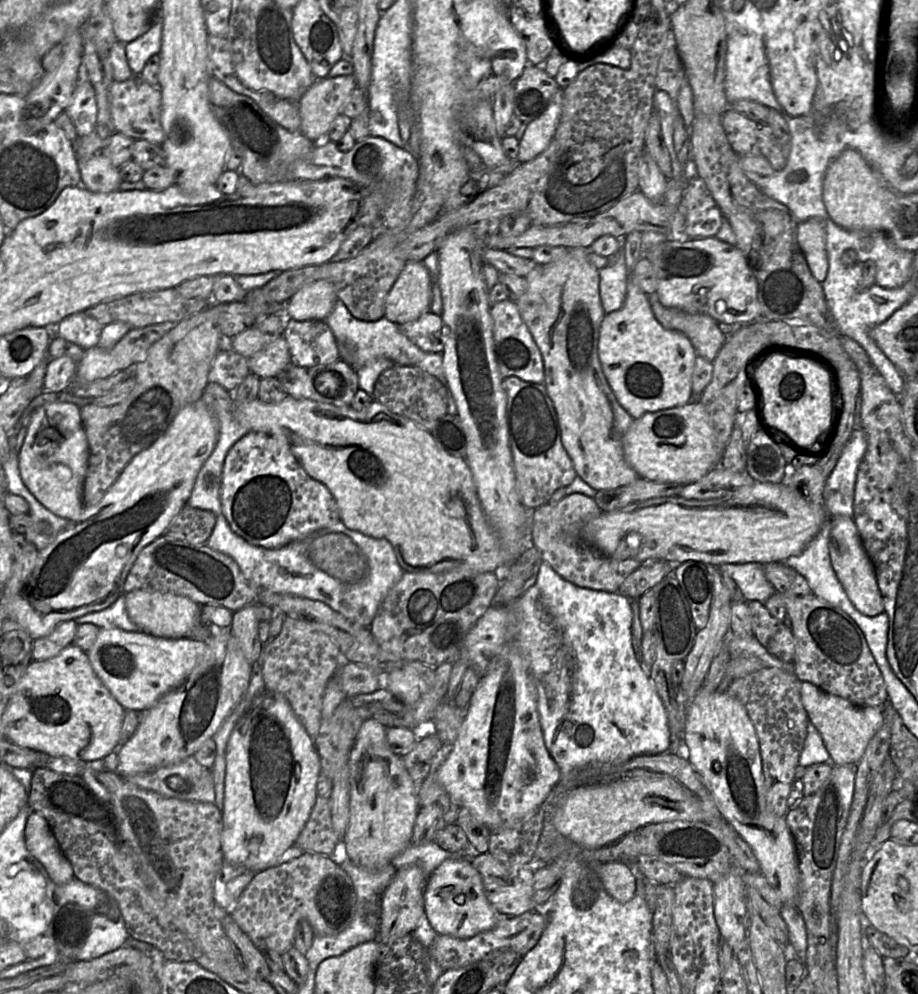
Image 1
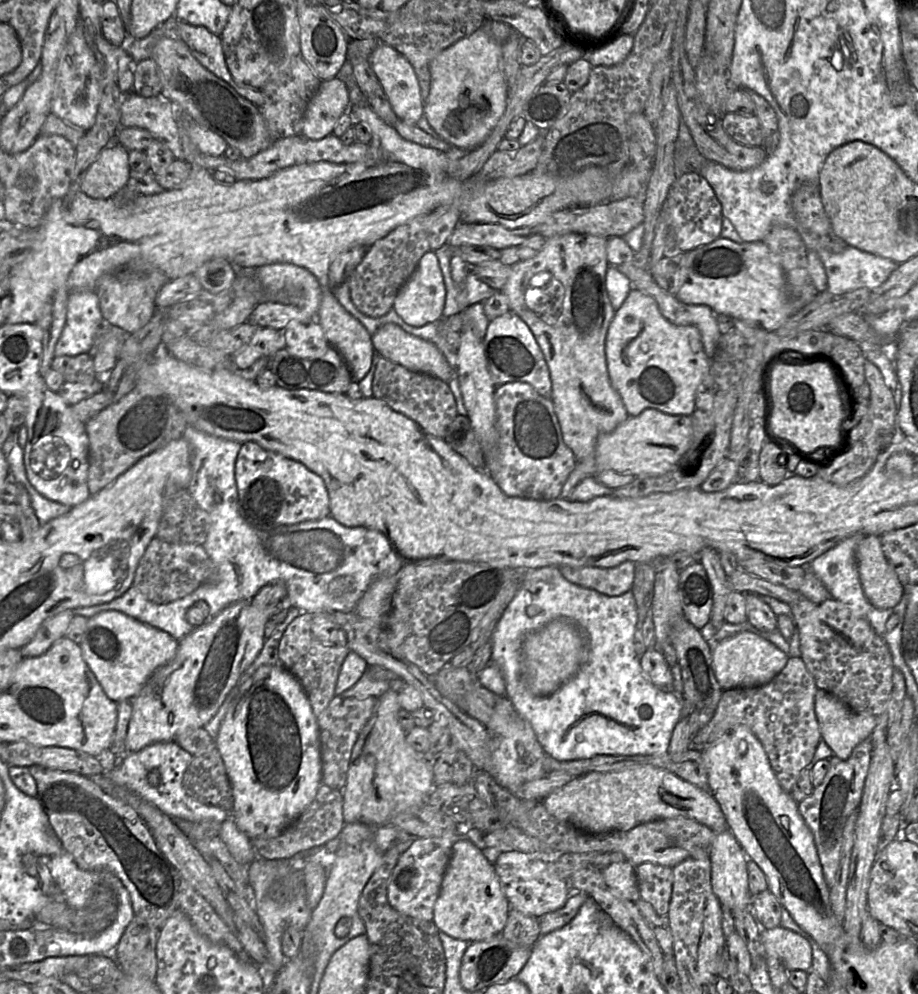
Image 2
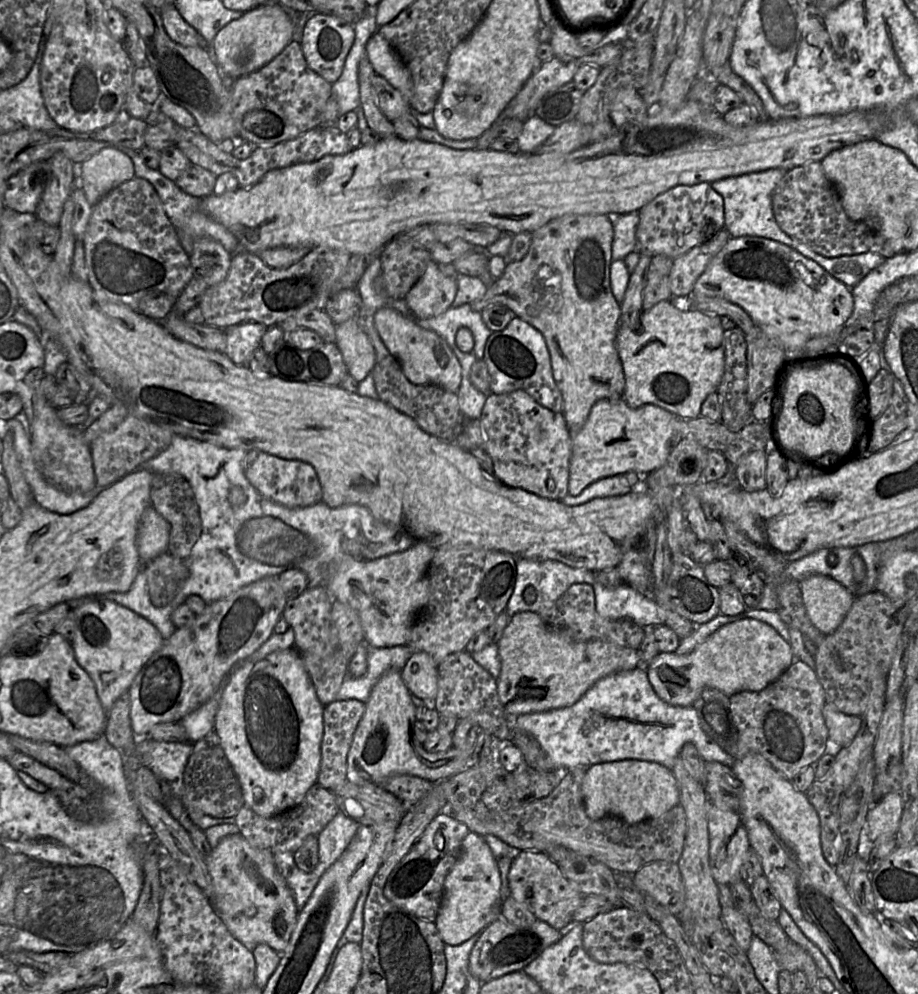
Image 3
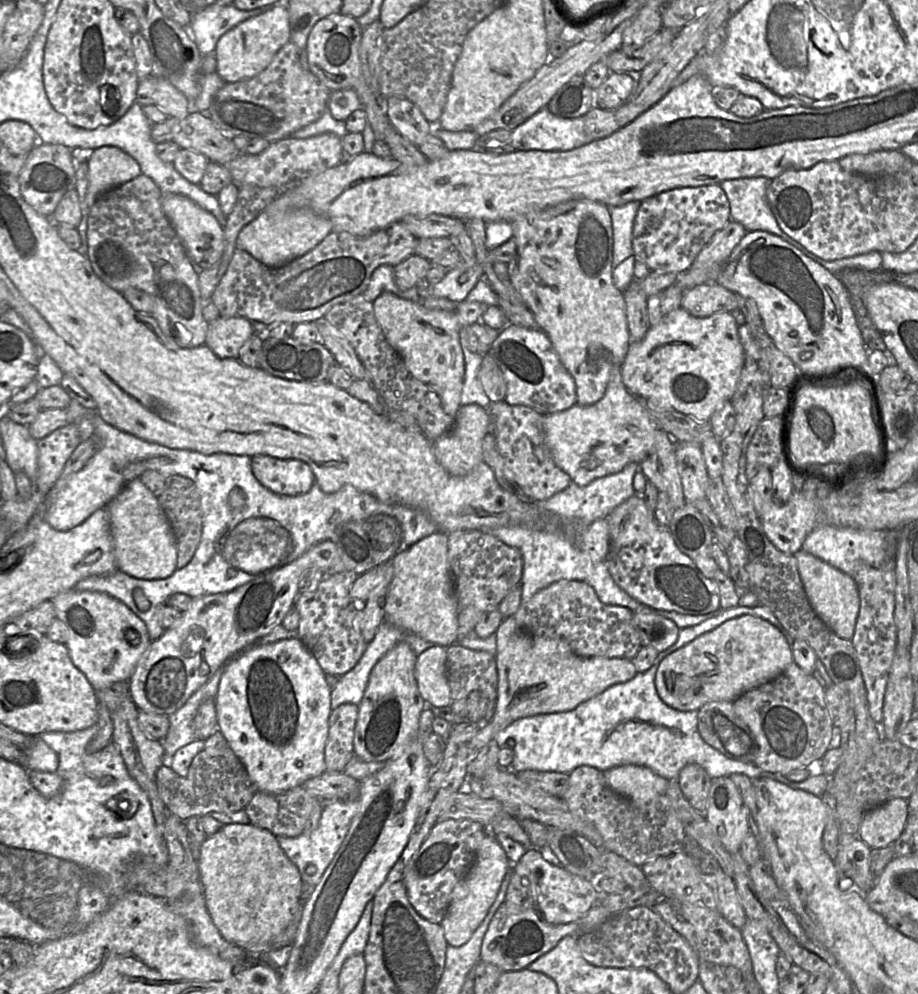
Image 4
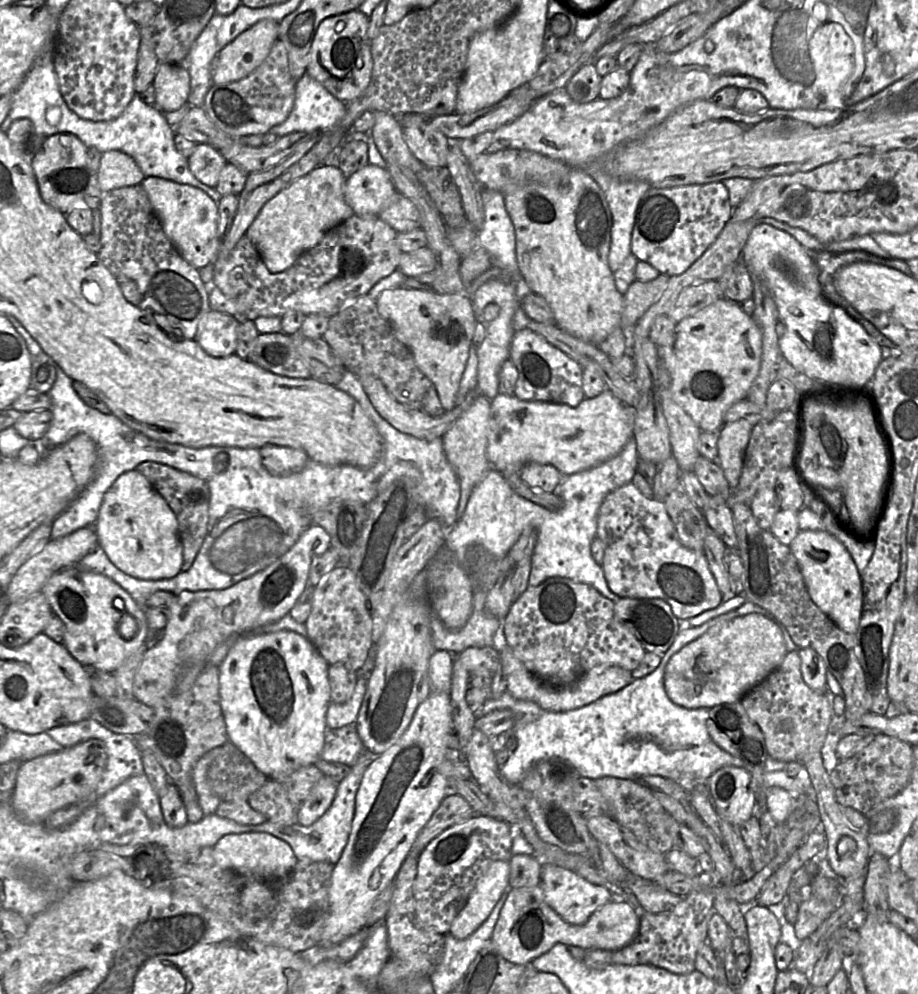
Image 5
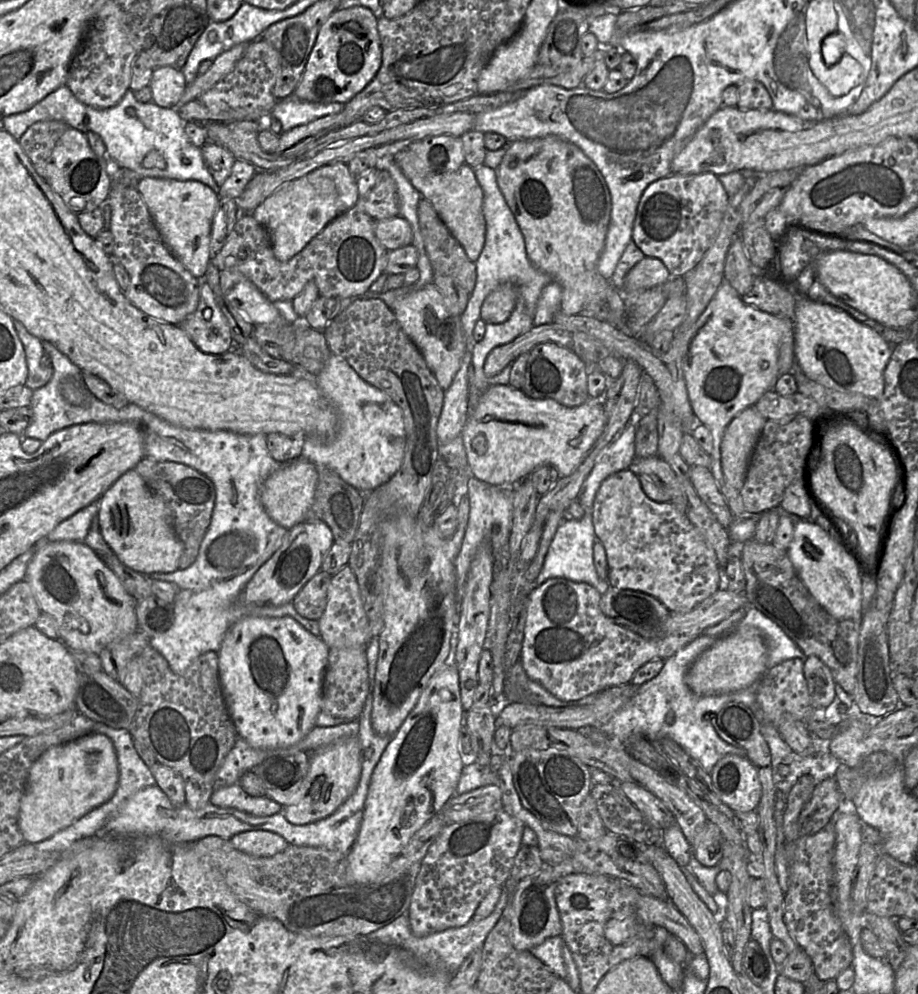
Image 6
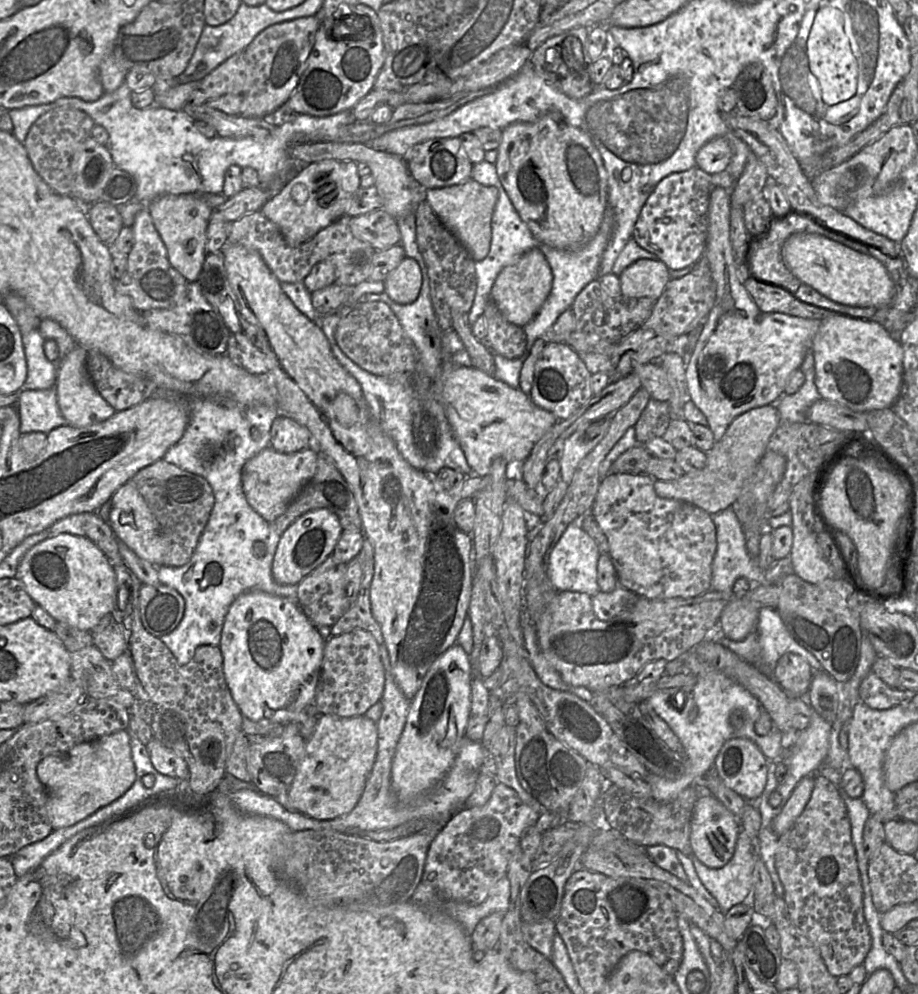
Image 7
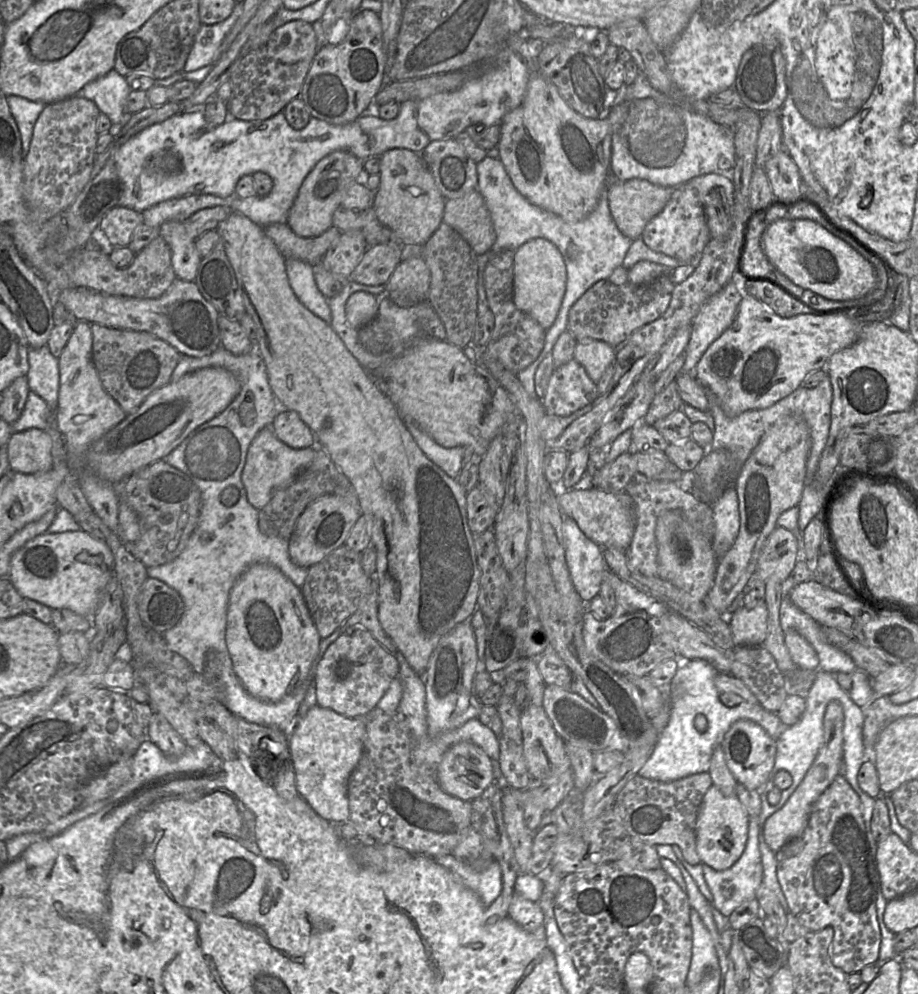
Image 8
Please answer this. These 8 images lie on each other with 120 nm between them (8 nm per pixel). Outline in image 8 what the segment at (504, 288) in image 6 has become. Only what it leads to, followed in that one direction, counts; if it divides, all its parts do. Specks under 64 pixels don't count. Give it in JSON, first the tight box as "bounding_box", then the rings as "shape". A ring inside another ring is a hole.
{"bounding_box":[513,238,566,330],"shape":[[[536,238],[520,246],[514,255],[513,302],[517,309],[535,319],[545,330],[555,321],[566,290],[564,258],[551,241]]]}

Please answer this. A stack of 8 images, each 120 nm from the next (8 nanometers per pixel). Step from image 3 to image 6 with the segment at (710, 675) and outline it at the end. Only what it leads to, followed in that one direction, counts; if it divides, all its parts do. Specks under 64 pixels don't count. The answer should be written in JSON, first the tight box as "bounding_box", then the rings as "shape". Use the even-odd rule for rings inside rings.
{"bounding_box":[685,628,767,695],"shape":[[[749,628],[746,633],[733,631],[728,637],[719,638],[689,667],[685,682],[697,695],[725,694],[752,685],[761,679],[767,670],[767,648],[764,638],[756,628]]]}

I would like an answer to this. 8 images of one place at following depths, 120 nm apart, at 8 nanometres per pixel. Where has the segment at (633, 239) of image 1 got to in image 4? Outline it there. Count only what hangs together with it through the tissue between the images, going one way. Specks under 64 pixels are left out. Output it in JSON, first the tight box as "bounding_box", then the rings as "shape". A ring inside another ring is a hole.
{"bounding_box":[621,307,744,421],"shape":[[[682,307],[669,312],[657,325],[650,326],[645,337],[632,341],[621,367],[627,390],[655,408],[673,408],[696,421],[709,421],[716,408],[730,400],[744,365],[744,351],[738,335],[738,324],[730,312],[695,317]]]}

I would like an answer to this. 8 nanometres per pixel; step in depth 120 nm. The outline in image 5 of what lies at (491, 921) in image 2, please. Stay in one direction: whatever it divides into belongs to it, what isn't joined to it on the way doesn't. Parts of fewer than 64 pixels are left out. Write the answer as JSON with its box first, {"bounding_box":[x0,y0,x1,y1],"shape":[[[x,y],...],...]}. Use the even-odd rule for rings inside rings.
{"bounding_box":[449,861,509,939],"shape":[[[496,861],[487,872],[476,882],[466,904],[453,920],[449,934],[456,939],[465,939],[471,935],[490,915],[502,892],[509,886],[509,862]]]}

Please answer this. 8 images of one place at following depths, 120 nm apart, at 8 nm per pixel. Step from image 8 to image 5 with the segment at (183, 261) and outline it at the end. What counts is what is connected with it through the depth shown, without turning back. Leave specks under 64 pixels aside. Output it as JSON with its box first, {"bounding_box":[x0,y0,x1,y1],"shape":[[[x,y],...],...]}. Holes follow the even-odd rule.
{"bounding_box":[141,177,221,269],"shape":[[[145,177],[141,186],[162,224],[164,233],[180,255],[196,269],[211,263],[216,258],[221,243],[218,235],[218,203],[197,187],[160,177]]]}

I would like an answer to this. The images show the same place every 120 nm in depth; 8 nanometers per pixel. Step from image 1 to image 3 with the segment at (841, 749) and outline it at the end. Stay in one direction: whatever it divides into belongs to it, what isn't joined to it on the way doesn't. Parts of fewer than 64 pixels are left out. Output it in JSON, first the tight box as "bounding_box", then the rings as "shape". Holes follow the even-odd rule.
{"bounding_box":[823,702,862,748],"shape":[[[827,702],[823,707],[823,717],[828,729],[828,739],[841,748],[855,738],[862,725],[861,716],[846,715]]]}

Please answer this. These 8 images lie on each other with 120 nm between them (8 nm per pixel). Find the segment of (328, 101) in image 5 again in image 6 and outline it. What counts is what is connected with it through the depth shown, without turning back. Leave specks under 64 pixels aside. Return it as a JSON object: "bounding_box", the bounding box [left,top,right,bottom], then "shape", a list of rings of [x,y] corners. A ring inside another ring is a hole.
{"bounding_box":[270,94,343,131],"shape":[[[291,94],[279,99],[271,112],[270,118],[276,118],[281,123],[282,131],[308,124],[322,117],[338,113],[343,108],[341,103],[314,103],[299,99]]]}

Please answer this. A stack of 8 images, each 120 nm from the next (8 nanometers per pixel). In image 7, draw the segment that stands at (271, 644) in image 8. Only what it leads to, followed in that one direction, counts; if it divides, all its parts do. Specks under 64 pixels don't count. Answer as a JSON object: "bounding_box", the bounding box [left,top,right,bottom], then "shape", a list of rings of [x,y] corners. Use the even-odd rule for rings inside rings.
{"bounding_box":[220,590,326,725],"shape":[[[253,590],[238,596],[226,615],[220,650],[226,683],[243,717],[258,722],[267,719],[287,725],[306,718],[306,707],[315,703],[326,640],[298,605],[290,600]]]}

